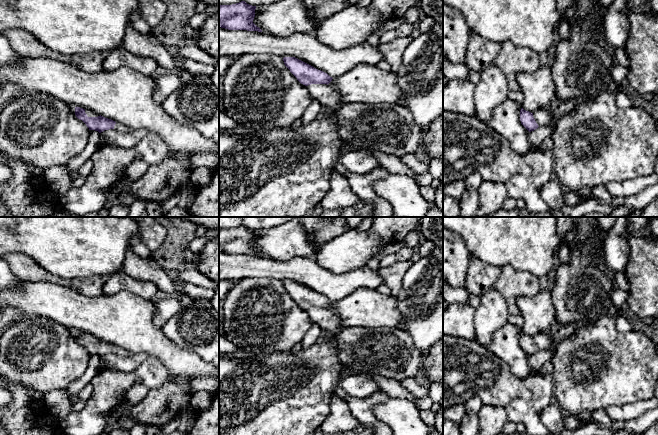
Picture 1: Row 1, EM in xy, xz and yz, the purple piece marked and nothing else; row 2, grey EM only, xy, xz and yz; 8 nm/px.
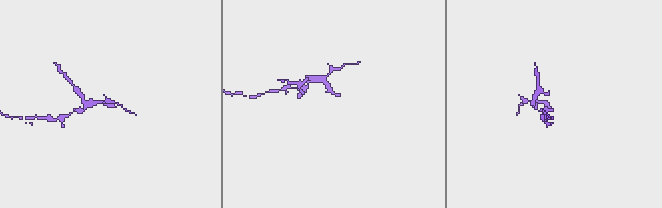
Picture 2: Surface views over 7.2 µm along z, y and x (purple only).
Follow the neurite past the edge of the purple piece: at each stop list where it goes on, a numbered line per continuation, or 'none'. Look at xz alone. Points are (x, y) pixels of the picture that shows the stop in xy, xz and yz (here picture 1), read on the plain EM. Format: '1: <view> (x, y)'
1: xz (329, 321)

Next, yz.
1: yz (543, 340)

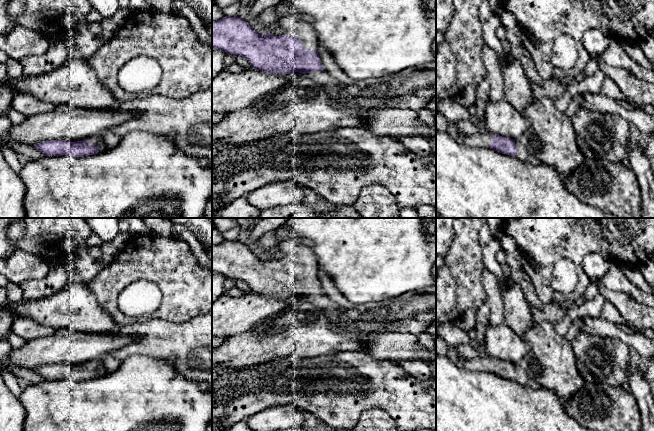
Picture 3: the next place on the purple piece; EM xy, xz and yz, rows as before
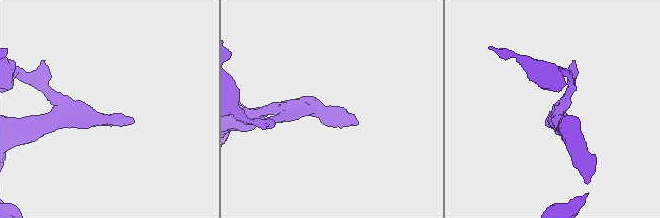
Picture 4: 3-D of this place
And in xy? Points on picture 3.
1: xy (98, 365)

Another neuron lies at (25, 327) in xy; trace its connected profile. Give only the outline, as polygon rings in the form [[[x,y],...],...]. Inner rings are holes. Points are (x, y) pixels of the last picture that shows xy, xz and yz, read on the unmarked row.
[[[17,316],[12,325],[12,332],[29,341],[49,336],[55,332],[55,329],[43,326],[29,317]]]

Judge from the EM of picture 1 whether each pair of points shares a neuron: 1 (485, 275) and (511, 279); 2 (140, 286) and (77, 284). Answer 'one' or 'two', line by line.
1: two
2: two

